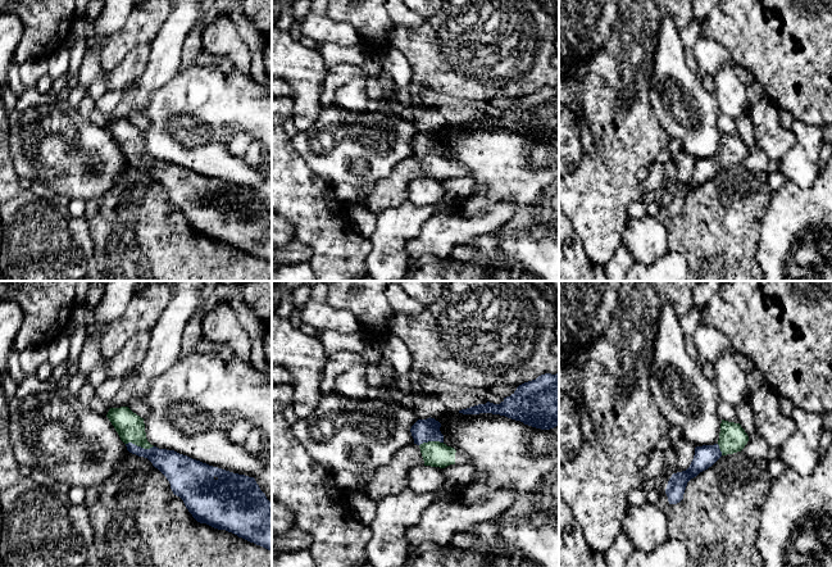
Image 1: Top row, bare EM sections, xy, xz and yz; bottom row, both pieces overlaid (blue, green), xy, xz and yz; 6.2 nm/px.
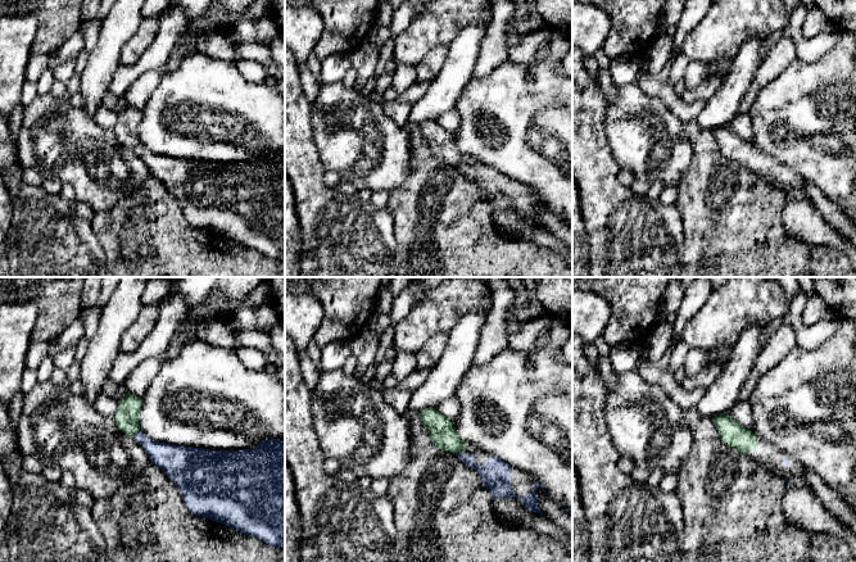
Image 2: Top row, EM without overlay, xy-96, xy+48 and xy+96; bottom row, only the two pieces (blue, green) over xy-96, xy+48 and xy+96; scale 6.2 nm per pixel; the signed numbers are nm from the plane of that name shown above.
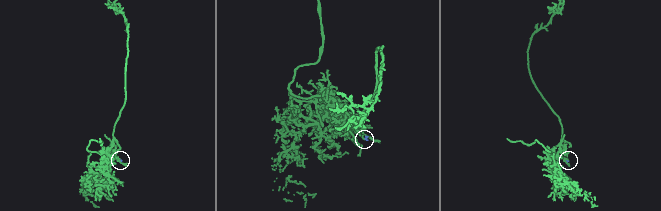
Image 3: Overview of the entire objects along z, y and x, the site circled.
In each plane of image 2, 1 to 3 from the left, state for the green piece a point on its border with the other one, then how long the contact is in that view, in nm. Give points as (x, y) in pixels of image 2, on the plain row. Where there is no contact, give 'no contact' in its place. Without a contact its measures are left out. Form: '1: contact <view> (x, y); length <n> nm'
1: contact xy-96 (136, 145); length 60 nm
2: no contact
3: no contact

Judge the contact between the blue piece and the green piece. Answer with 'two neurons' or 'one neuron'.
one neuron

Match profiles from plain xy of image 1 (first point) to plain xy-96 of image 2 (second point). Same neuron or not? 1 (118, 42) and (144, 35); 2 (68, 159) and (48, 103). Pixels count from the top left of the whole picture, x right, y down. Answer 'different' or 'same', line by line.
1: same
2: same

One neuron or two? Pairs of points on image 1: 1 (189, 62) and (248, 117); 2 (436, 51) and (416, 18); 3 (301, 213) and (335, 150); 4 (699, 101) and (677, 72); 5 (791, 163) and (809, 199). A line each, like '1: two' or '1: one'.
1: two
2: two
3: two
4: one
5: two

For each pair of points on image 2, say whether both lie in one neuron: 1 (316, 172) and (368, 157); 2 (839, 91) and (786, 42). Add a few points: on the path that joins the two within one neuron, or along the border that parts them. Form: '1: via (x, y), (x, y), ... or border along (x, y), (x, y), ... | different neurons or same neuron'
1: border along (315, 140), (320, 162), (327, 170) | different neurons
2: border along (796, 58), (774, 78) | different neurons

